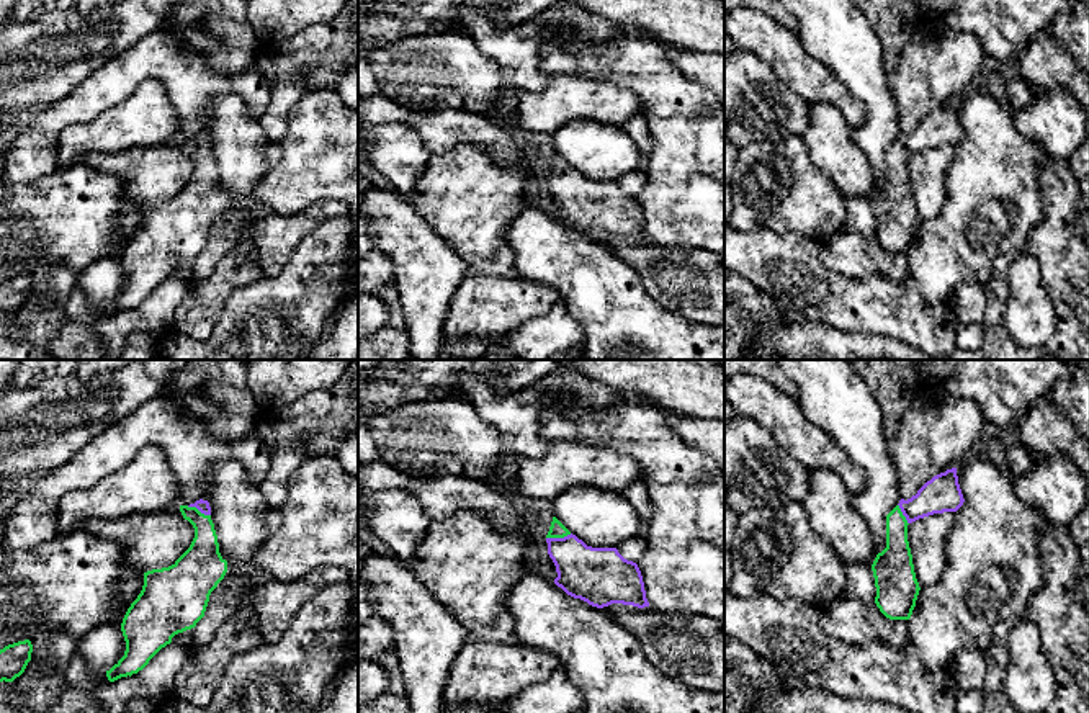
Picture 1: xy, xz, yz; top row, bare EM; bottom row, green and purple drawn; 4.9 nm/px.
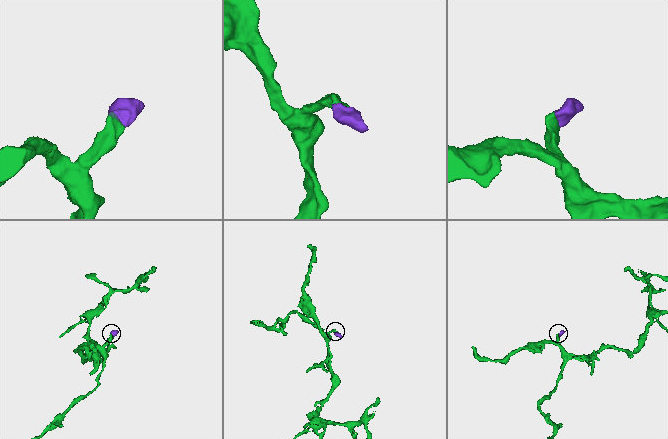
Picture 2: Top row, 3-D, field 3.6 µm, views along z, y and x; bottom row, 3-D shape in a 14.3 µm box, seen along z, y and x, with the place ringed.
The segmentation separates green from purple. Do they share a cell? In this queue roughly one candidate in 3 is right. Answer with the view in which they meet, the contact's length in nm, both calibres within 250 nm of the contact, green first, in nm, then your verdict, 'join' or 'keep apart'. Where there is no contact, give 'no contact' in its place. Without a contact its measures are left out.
xz | 130 nm | 80/280 nm | join

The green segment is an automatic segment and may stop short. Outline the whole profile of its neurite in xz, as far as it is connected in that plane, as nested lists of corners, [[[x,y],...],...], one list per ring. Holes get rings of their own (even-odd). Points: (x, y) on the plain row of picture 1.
[[[556,150],[546,177],[558,206],[554,217],[567,229],[597,242],[612,237],[649,240],[638,198],[625,193],[616,182],[587,180]]]

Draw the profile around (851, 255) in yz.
[[[845,229],[821,244],[821,260],[827,270],[852,280],[883,275],[899,283],[908,278],[908,257],[886,252],[876,237],[862,237]]]

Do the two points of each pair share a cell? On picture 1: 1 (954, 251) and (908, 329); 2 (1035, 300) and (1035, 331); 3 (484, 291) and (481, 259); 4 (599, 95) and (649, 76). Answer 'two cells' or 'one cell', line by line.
1: two cells
2: one cell
3: two cells
4: two cells

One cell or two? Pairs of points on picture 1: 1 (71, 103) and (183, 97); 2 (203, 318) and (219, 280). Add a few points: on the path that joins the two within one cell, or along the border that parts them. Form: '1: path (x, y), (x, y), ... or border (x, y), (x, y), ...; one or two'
1: path (98, 92), (125, 72), (157, 72); one
2: path (203, 308), (215, 290); one

